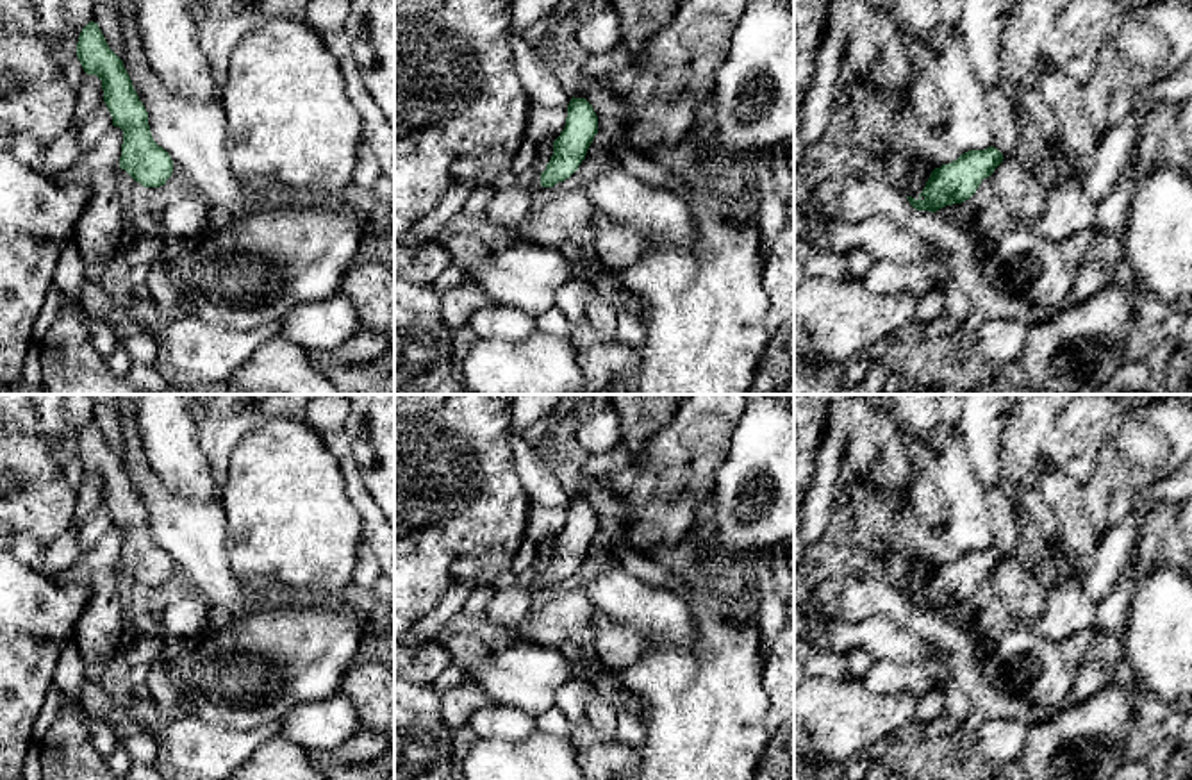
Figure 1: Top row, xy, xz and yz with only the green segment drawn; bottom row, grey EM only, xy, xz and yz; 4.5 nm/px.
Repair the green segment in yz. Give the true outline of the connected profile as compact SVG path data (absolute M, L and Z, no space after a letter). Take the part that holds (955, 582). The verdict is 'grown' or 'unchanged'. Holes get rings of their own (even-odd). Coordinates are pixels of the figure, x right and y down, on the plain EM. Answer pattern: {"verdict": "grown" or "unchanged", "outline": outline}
{"verdict": "unchanged", "outline": "M994 546L969 550L956 560L935 568L917 600L906 598L914 609L930 612L962 603L976 593L981 580L990 577L1003 559L1003 553Z"}

